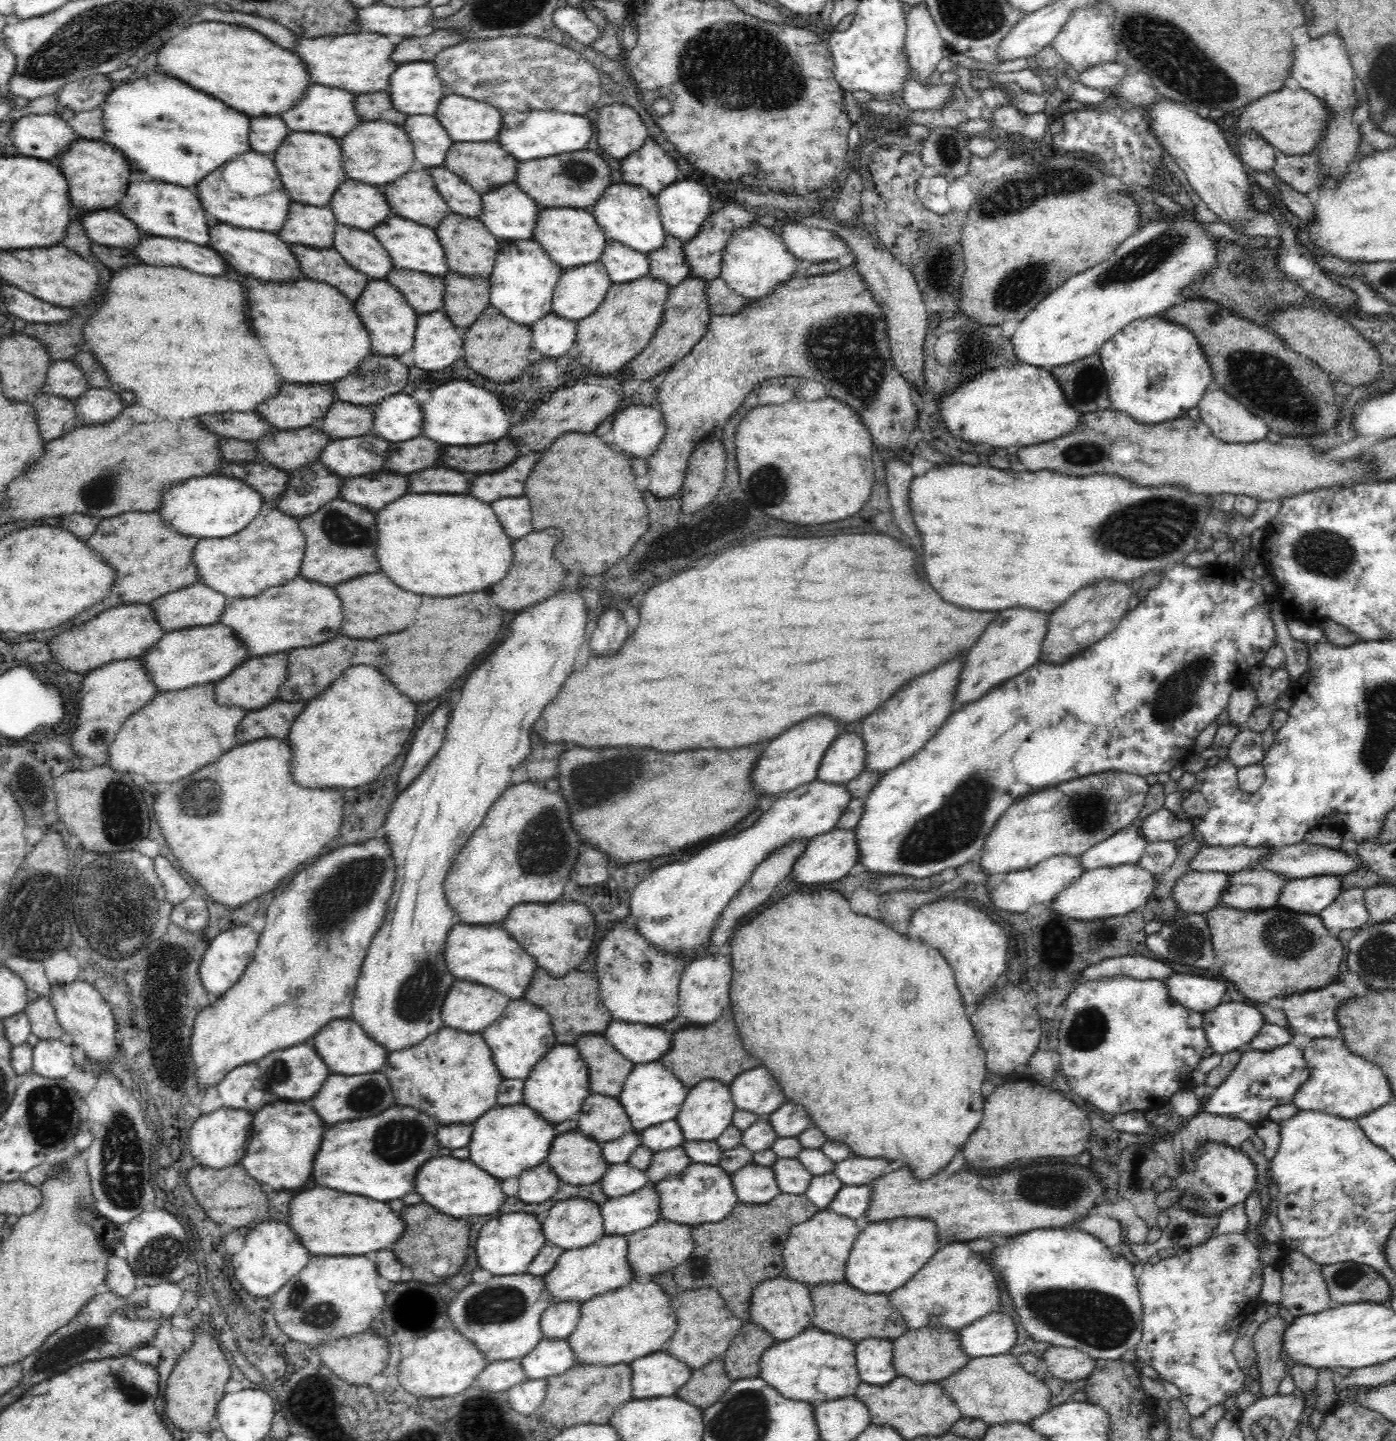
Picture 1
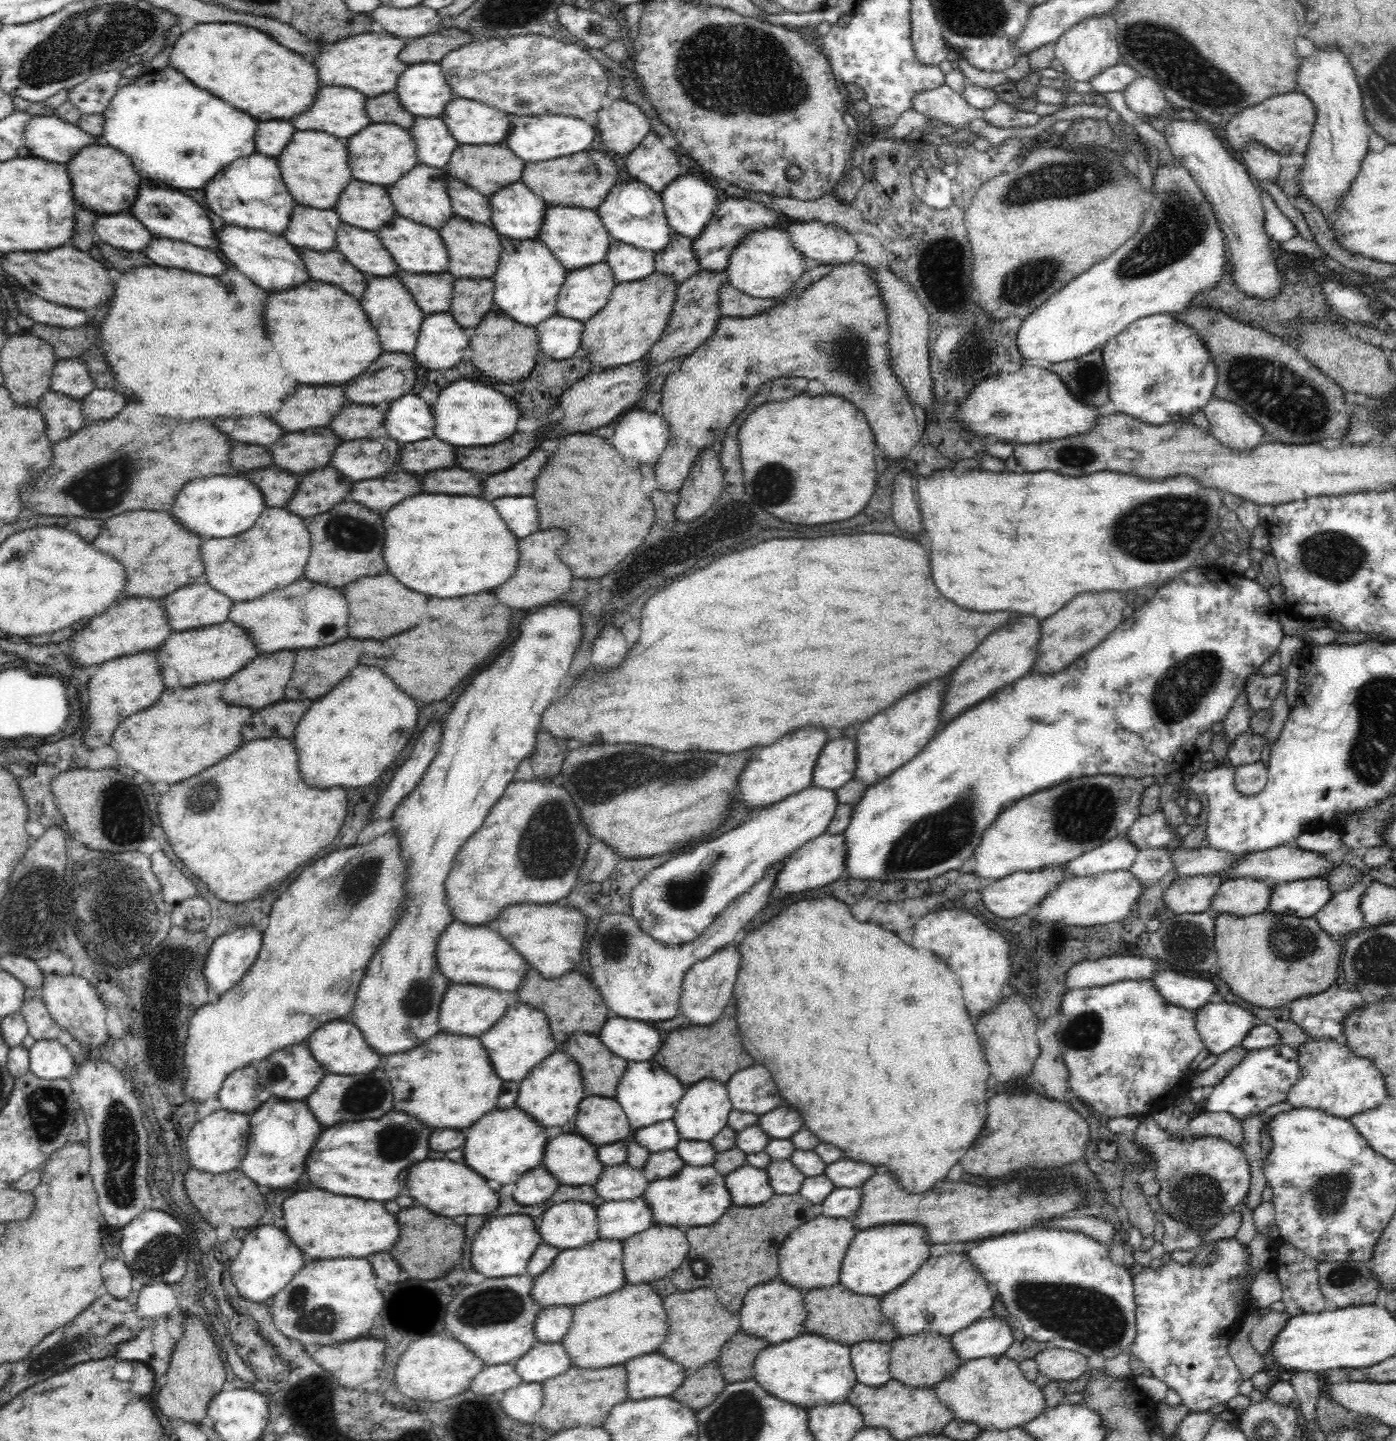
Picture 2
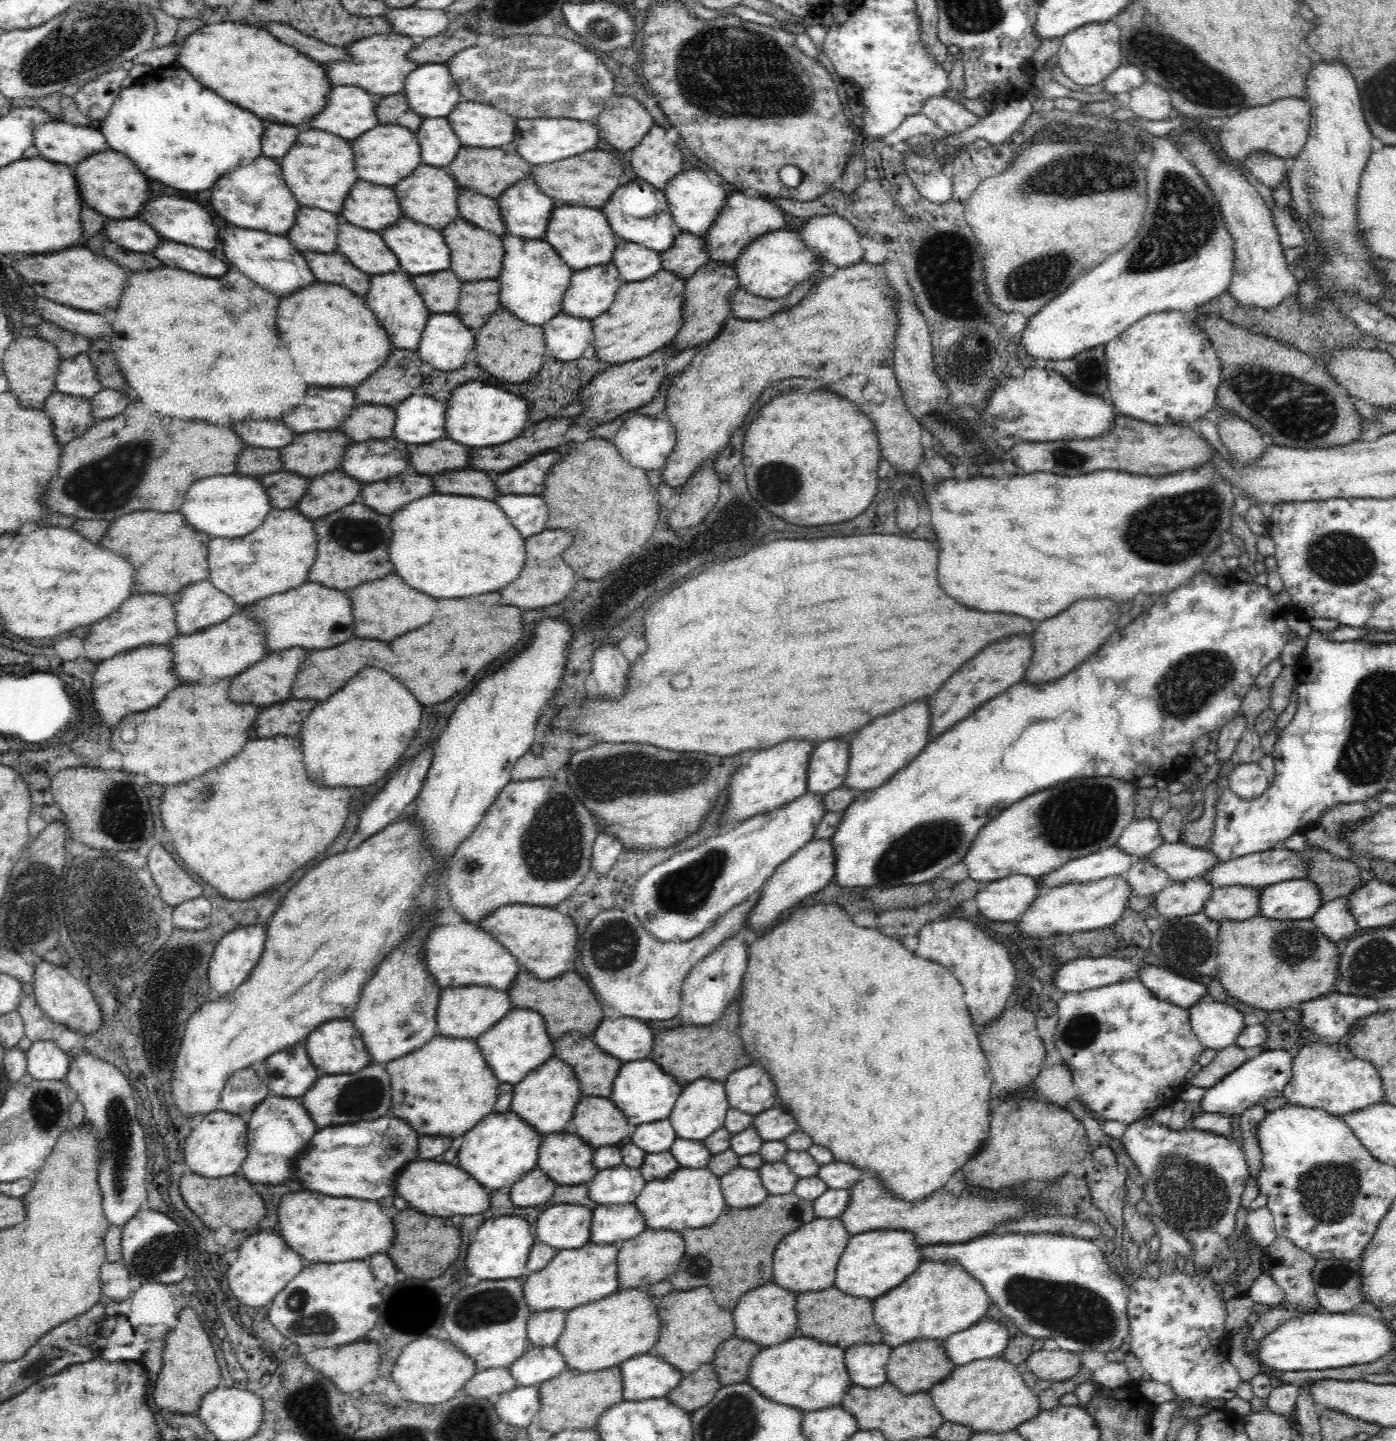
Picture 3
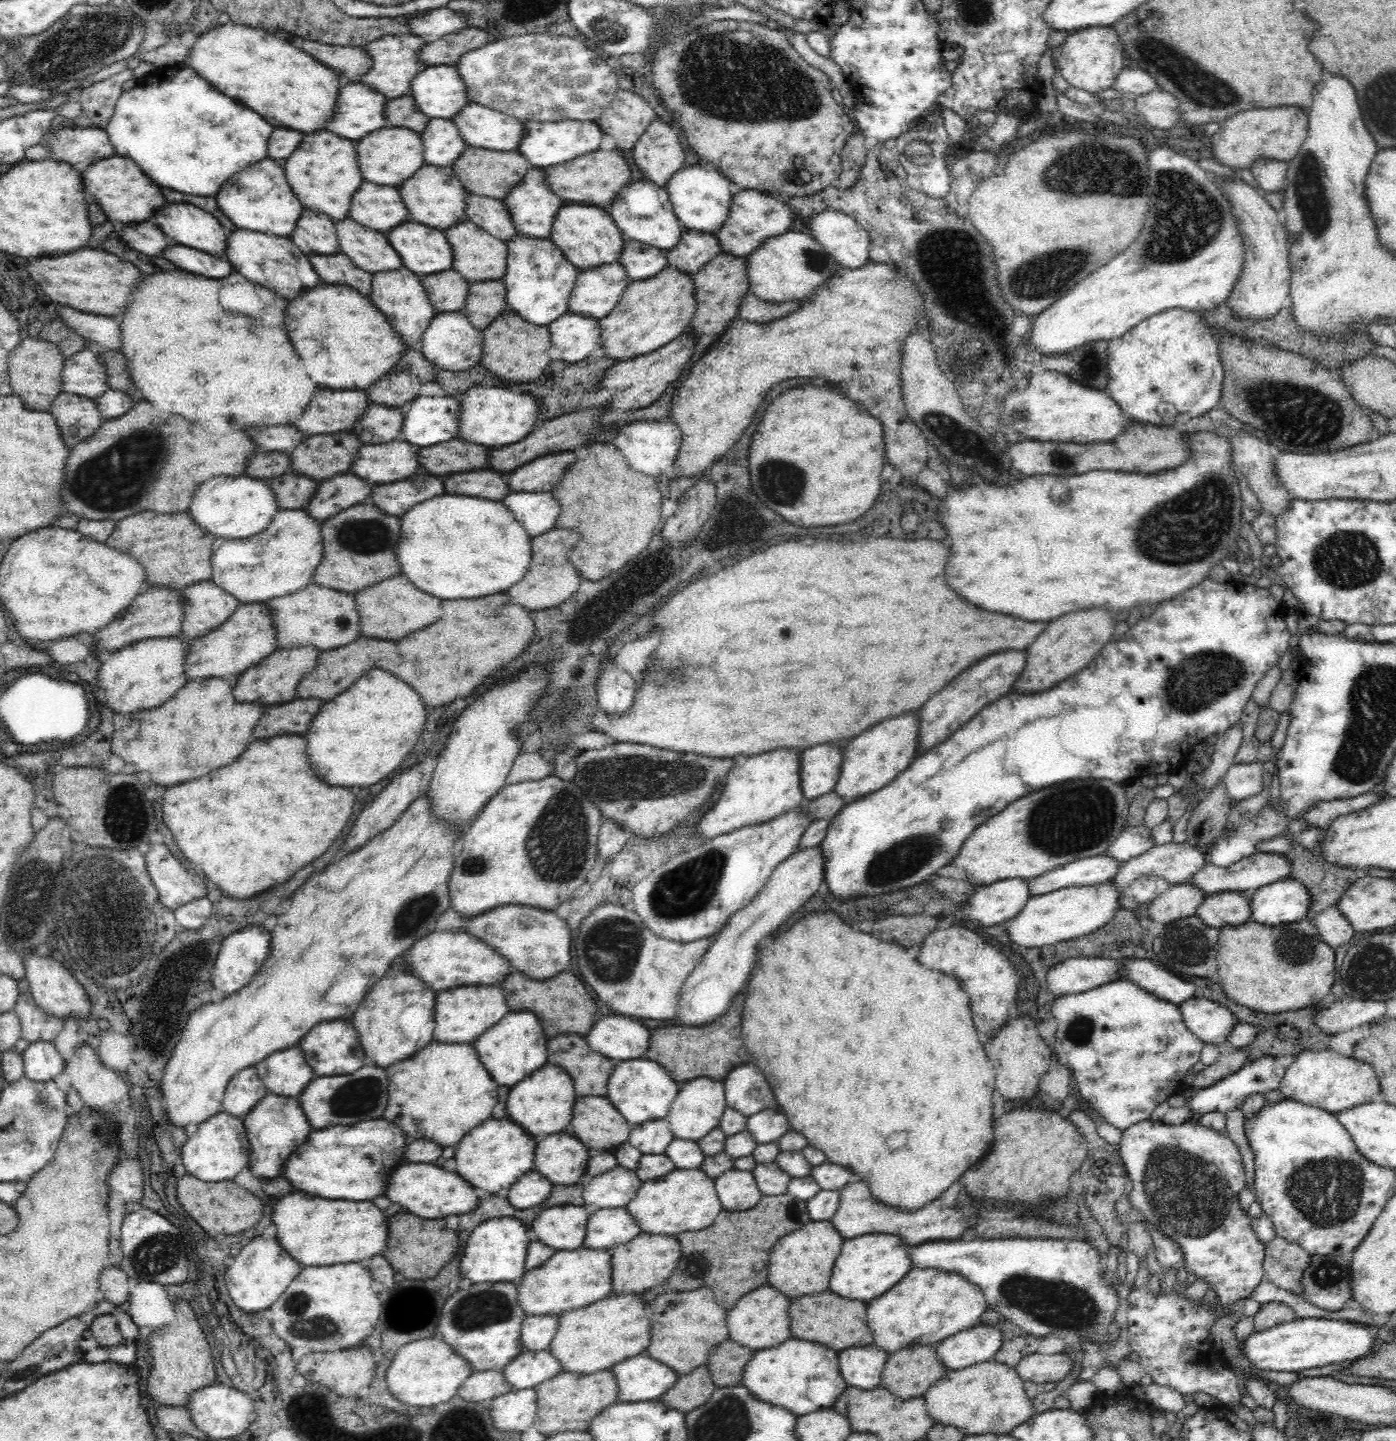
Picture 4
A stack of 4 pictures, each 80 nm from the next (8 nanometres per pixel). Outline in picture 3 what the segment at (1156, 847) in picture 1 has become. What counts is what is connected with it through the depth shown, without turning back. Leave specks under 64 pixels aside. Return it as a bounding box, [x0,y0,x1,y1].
[1124,858,1169,897]

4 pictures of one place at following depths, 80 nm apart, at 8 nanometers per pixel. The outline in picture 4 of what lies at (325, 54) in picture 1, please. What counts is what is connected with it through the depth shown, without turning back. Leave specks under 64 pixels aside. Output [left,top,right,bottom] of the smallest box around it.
[359,33,429,100]

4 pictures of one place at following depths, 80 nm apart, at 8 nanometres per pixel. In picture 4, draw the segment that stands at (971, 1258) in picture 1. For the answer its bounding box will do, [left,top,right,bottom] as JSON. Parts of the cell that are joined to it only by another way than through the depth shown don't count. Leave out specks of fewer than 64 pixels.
[865,1267,990,1353]

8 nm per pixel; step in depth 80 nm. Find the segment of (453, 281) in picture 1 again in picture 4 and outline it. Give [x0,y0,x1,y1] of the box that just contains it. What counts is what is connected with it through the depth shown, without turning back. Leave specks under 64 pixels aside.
[460,279,509,331]

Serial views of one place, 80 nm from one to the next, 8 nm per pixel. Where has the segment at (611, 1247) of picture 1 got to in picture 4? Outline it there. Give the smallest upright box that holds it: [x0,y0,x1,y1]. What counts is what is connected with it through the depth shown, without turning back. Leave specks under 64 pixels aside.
[516,1246,610,1316]

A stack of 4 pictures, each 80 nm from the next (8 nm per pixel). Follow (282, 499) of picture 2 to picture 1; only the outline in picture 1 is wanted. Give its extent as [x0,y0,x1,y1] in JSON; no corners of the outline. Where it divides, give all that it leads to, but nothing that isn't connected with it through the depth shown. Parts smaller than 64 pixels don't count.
[220,462,289,506]

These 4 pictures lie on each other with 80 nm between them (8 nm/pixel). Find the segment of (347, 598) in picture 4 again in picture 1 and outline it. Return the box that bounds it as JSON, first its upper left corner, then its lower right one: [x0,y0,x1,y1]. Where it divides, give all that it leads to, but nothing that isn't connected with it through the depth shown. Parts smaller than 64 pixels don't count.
[221,576,342,656]

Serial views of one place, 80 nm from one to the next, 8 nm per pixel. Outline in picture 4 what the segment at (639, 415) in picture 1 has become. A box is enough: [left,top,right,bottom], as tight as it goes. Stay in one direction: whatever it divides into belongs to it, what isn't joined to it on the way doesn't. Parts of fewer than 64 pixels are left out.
[615,421,682,481]

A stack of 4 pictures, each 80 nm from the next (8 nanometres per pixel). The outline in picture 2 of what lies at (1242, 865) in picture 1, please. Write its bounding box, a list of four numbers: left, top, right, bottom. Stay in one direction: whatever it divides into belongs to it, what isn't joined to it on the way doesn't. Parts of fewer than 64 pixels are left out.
[1164,844,1242,878]

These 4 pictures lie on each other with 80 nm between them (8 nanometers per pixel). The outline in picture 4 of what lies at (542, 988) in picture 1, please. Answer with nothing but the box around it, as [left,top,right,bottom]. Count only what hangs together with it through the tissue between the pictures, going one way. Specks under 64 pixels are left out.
[502,972,598,1038]

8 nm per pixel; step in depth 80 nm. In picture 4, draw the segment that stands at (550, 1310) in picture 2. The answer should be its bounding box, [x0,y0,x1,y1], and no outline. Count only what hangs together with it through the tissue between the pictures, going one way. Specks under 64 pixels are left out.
[520,1315,558,1352]

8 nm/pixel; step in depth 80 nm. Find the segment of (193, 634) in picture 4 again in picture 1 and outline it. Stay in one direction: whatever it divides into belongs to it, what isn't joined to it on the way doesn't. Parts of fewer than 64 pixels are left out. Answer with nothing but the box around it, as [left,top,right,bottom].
[152,582,228,633]

